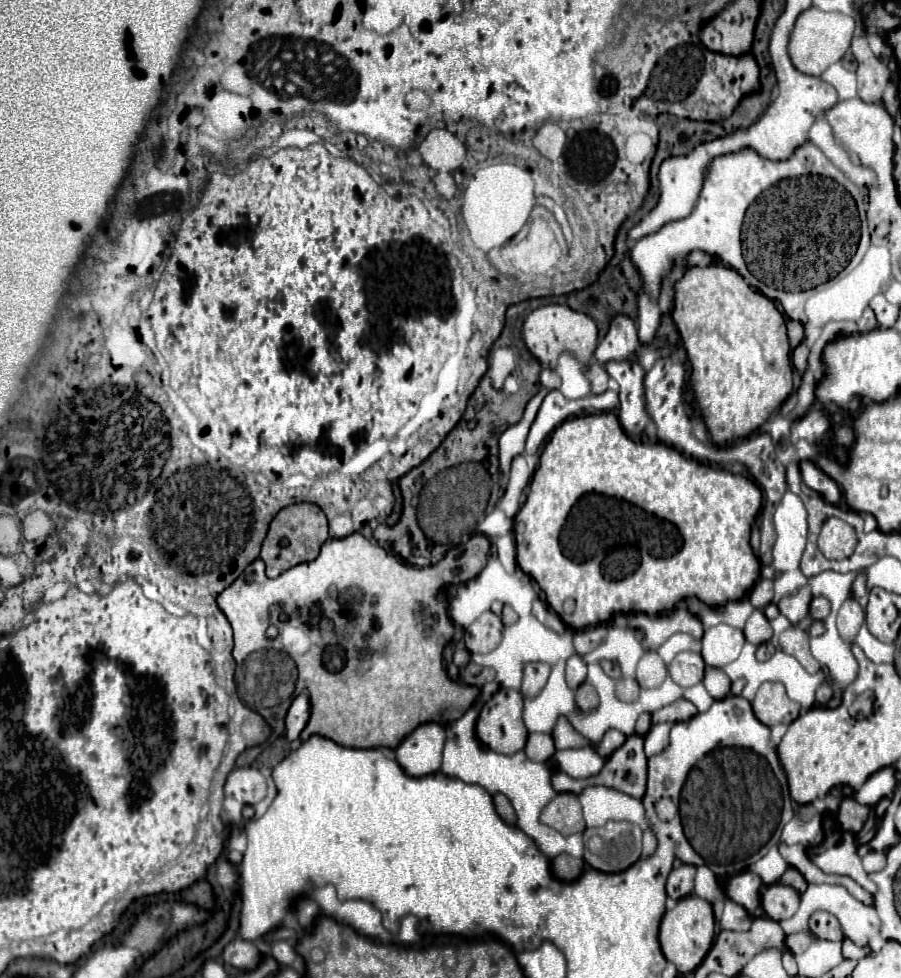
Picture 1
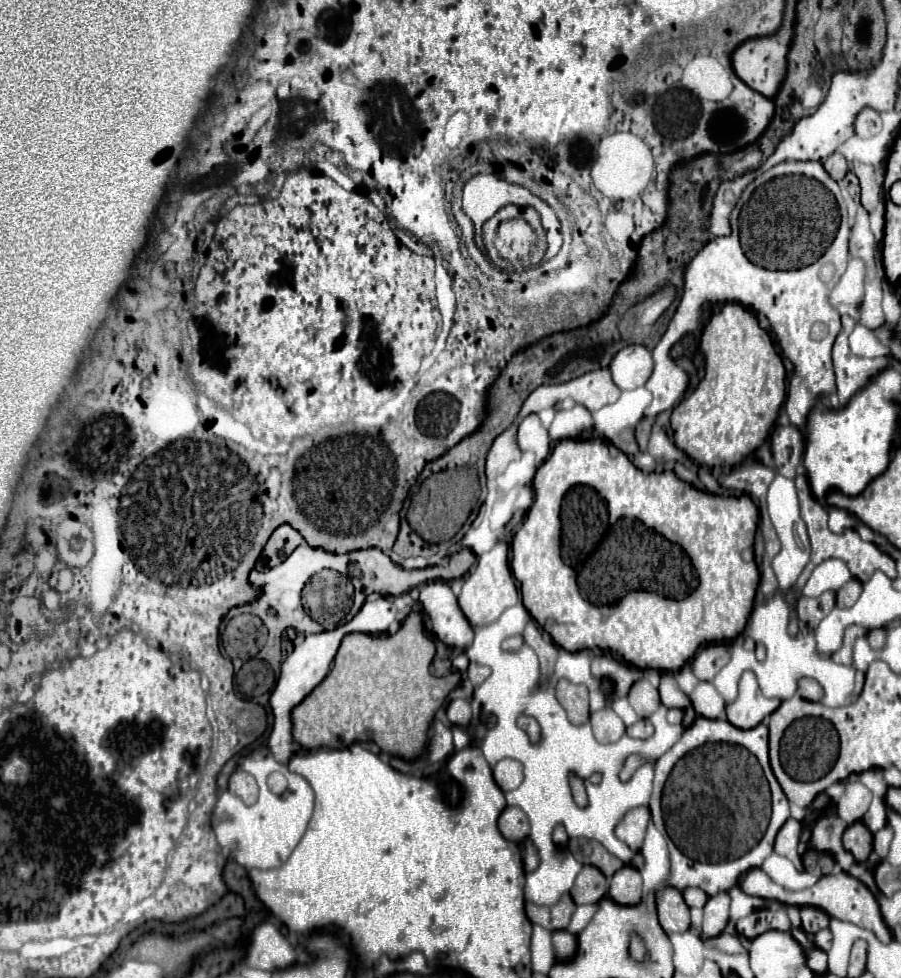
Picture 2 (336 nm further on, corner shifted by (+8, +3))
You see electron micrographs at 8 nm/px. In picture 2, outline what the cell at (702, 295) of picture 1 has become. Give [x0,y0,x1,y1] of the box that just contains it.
[671,303,787,469]

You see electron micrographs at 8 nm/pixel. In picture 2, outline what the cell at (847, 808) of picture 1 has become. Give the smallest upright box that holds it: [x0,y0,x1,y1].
[843,823,873,861]

